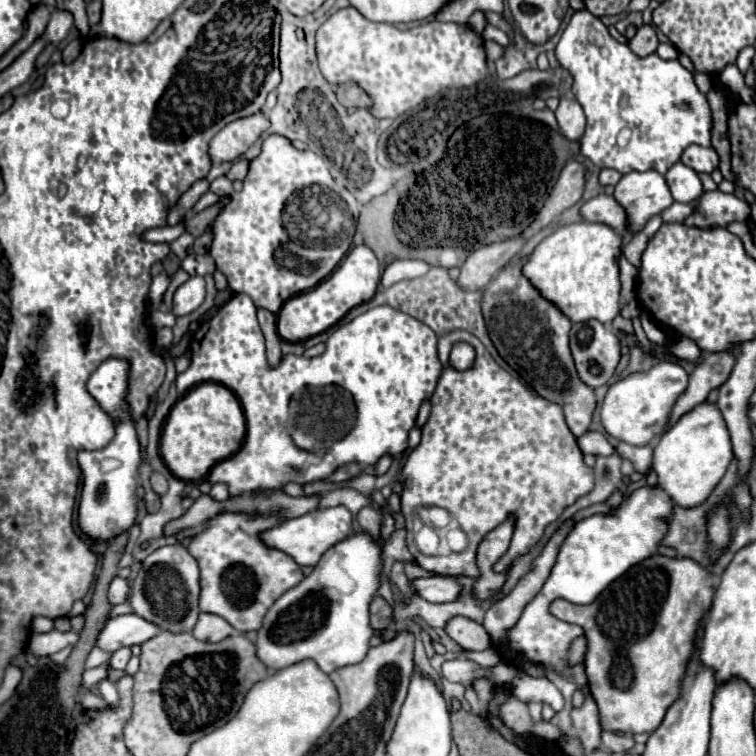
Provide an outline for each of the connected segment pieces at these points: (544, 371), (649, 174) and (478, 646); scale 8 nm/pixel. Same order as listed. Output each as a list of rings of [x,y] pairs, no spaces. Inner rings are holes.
[[[522,263],[506,265],[486,287],[482,313],[500,357],[516,369],[520,379],[528,383],[540,397],[558,403],[564,409],[570,431],[580,437],[588,431],[592,413],[596,407],[594,389],[580,381],[574,359],[568,347],[570,319],[564,317],[552,303],[540,297],[540,293],[522,275]]]
[[[632,171],[622,175],[614,187],[614,199],[626,211],[630,235],[642,231],[650,217],[674,203],[666,179],[658,171]]]
[[[452,617],[444,631],[464,649],[464,651],[484,651],[490,647],[490,635],[484,631],[484,627],[472,619],[466,617]]]

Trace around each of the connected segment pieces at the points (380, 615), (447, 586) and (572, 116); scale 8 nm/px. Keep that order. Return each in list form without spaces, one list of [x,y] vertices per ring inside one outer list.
[[[376,597],[370,605],[370,625],[376,631],[382,631],[390,619],[392,619],[392,607],[386,603],[384,597]]]
[[[430,575],[430,577],[416,579],[412,585],[420,593],[420,597],[424,597],[430,603],[456,601],[462,591],[462,585],[454,577],[442,577],[442,575]]]
[[[560,97],[560,105],[554,111],[560,131],[564,137],[576,141],[582,137],[584,127],[586,127],[586,115],[580,103],[574,97]]]

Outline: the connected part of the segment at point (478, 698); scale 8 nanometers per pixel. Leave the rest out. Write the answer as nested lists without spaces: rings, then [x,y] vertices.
[[[478,679],[474,681],[474,685],[466,687],[466,699],[472,707],[472,713],[486,717],[488,713],[488,701],[494,695],[494,683],[490,679]]]

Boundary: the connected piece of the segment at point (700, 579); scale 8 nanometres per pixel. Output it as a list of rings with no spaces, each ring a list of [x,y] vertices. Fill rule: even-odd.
[[[652,555],[616,579],[614,587],[610,583],[610,587],[602,591],[600,597],[590,605],[574,605],[564,599],[556,599],[550,605],[552,615],[584,629],[584,637],[588,641],[584,669],[590,695],[594,697],[600,711],[600,725],[604,731],[652,733],[662,723],[668,707],[680,697],[680,681],[694,653],[694,635],[700,627],[700,619],[712,605],[712,595],[714,581],[702,565],[692,559]]]

